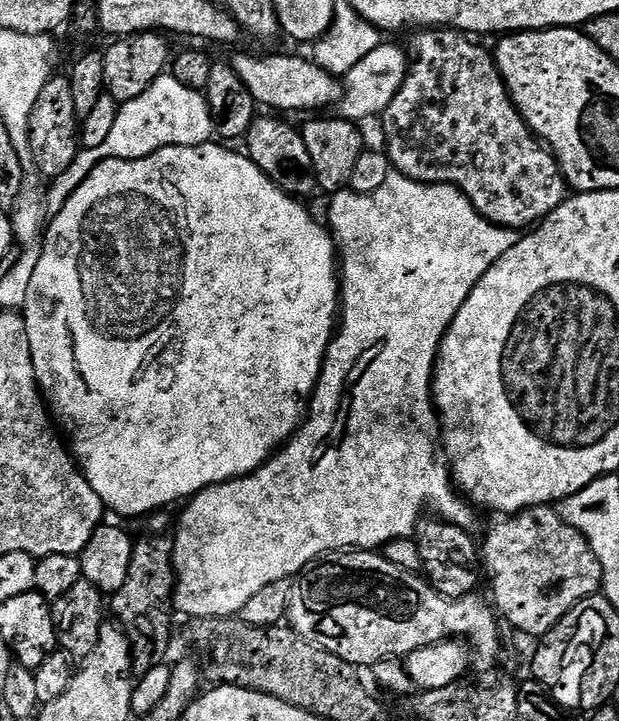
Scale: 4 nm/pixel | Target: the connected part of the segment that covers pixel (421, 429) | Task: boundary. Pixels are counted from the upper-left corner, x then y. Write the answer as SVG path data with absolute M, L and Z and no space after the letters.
M393 174L388 177L386 182L382 182L382 186L378 186L378 190L374 190L370 194L362 194L361 192L353 192L351 190L343 190L335 193L331 197L332 200L328 204L328 220L326 224L334 233L335 243L338 245L339 255L342 257L342 315L338 320L338 327L335 336L332 337L332 345L328 348L328 354L324 359L324 369L320 375L319 382L316 383L316 391L312 394L310 401L310 411L307 413L306 419L301 423L297 433L283 445L273 455L271 460L267 460L259 470L251 472L248 476L239 476L237 480L227 480L225 484L215 484L209 488L203 488L201 492L196 493L183 505L184 513L180 516L180 521L176 524L176 536L174 535L174 543L172 549L174 550L174 562L176 563L176 595L174 597L174 608L177 613L185 612L188 618L215 618L217 616L226 616L229 618L235 617L244 607L246 602L250 602L250 598L254 598L254 594L258 594L258 590L263 590L266 586L270 586L270 582L278 582L279 580L292 580L299 577L300 573L312 563L313 560L318 560L322 556L335 554L341 550L380 550L385 544L392 540L407 540L415 537L418 532L416 523L420 520L420 515L424 512L424 507L433 500L436 503L436 512L441 521L458 526L466 534L470 534L474 538L480 538L486 532L486 520L479 516L477 505L473 504L467 496L461 494L454 487L454 477L450 471L450 465L447 459L440 458L436 464L436 448L438 452L438 445L442 440L442 425L438 419L438 413L434 403L434 373L436 370L436 363L440 354L440 347L444 341L444 335L448 333L448 328L454 322L456 315L474 290L479 282L495 265L501 260L507 252L514 247L518 236L515 231L502 228L499 224L491 224L472 203L465 198L464 193L459 188L452 187L451 184L420 184L416 180L412 180L408 176Z

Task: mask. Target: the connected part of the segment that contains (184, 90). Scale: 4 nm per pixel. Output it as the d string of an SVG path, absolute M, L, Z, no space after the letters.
M171 74L159 76L138 98L120 105L118 118L114 118L114 127L106 137L102 146L93 148L81 147L79 154L70 162L70 170L66 174L55 177L52 185L46 188L46 212L49 217L56 216L62 206L74 194L74 190L87 178L104 160L137 160L146 158L163 148L186 146L197 148L213 139L212 115L204 92L195 92L182 82L178 82Z

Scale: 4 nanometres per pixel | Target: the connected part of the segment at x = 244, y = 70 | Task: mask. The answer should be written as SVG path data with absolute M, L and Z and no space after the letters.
M240 52L236 57L231 57L230 63L238 74L238 78L242 78L242 82L246 82L246 90L250 90L257 105L264 107L265 104L268 107L265 109L288 114L284 112L308 112L311 108L328 108L331 104L333 107L340 103L341 81L311 59L303 60L300 56L251 56L248 52Z

